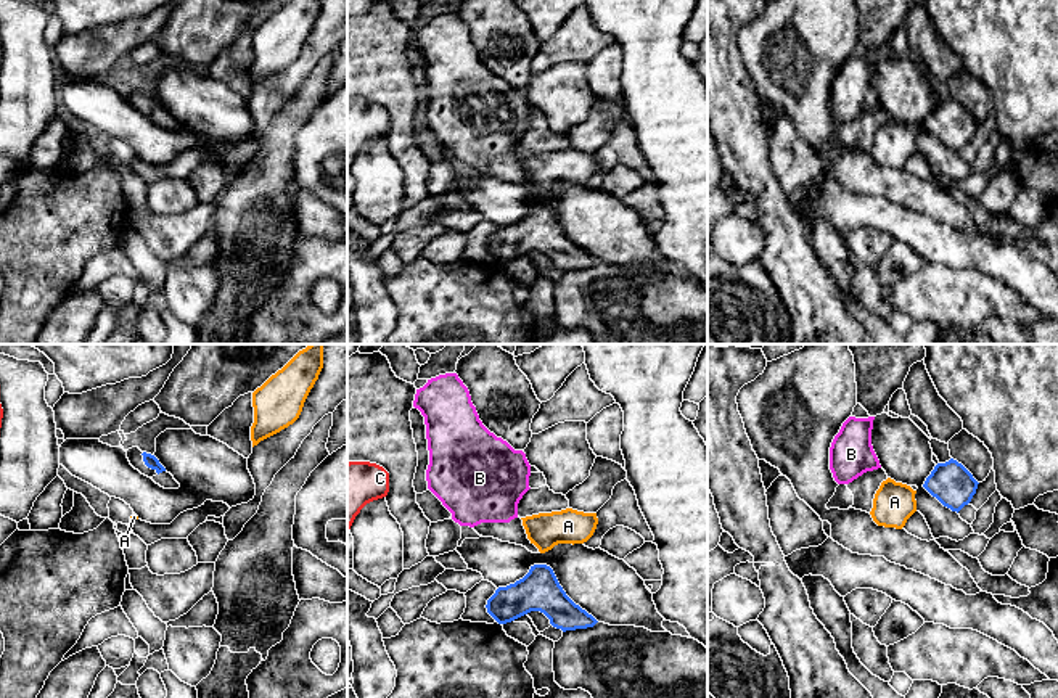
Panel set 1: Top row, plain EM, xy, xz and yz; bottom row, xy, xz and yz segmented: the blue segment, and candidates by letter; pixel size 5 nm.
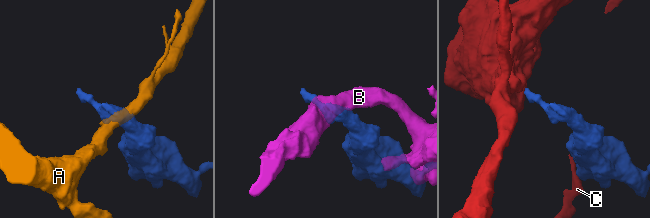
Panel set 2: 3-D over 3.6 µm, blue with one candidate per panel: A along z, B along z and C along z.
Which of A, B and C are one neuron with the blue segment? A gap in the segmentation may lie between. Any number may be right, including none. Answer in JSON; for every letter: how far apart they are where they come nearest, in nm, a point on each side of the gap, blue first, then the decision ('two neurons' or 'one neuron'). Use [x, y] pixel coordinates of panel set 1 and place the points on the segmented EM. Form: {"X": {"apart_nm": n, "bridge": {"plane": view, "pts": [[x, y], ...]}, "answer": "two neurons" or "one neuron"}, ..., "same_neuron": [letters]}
{"A": {"apart_nm": 50, "bridge": {"plane": "yz", "pts": [[923, 486], [915, 491]]}, "answer": "two neurons"}, "B": {"apart_nm": 240, "bridge": {"plane": "yz", "pts": [[923, 484], [880, 467]]}, "answer": "one neuron"}, "C": {"apart_nm": 700, "bridge": {"plane": "xy", "pts": [[142, 454], [0, 427]]}, "answer": "two neurons"}, "same_neuron": ["B"]}

